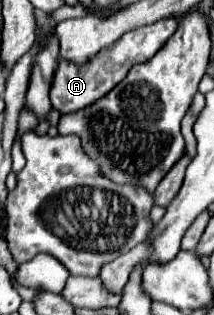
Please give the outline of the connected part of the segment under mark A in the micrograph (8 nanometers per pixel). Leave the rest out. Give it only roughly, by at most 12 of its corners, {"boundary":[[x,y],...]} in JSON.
{"boundary":[[178,21],[132,29],[76,65],[60,57],[50,89],[66,115],[92,105],[174,35]]}

